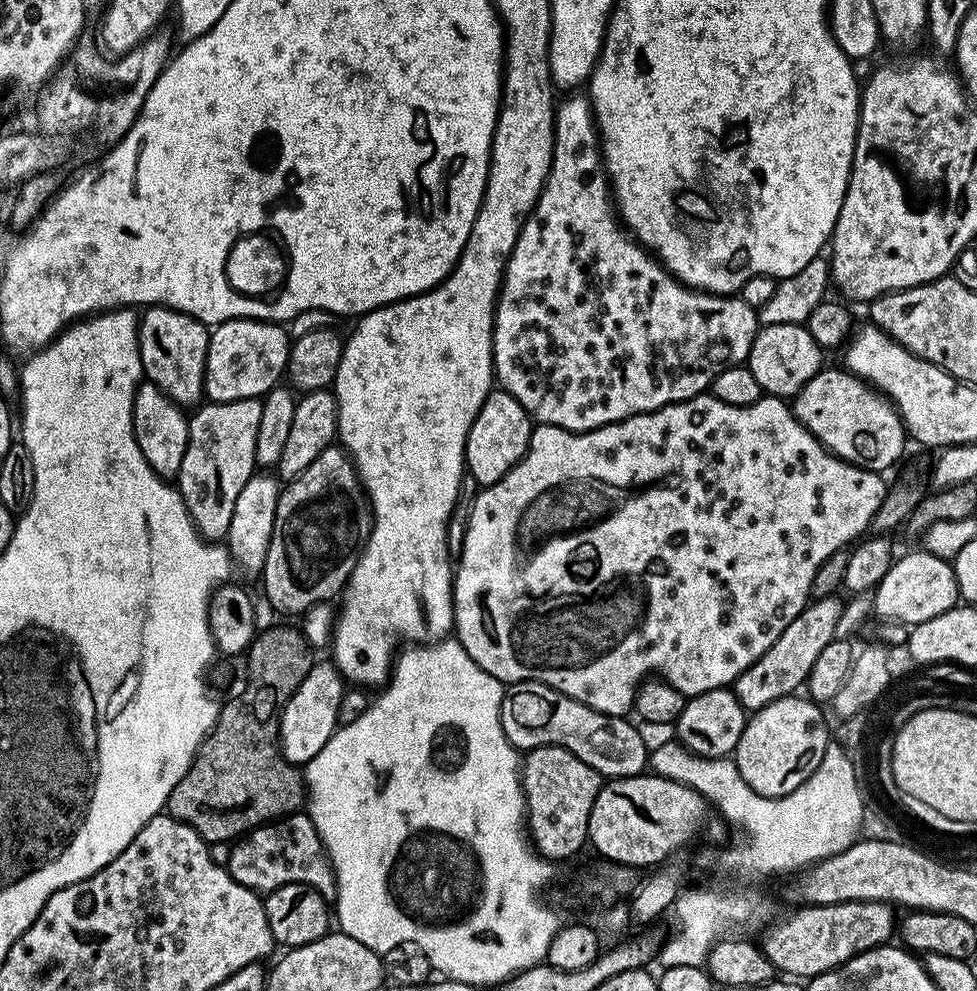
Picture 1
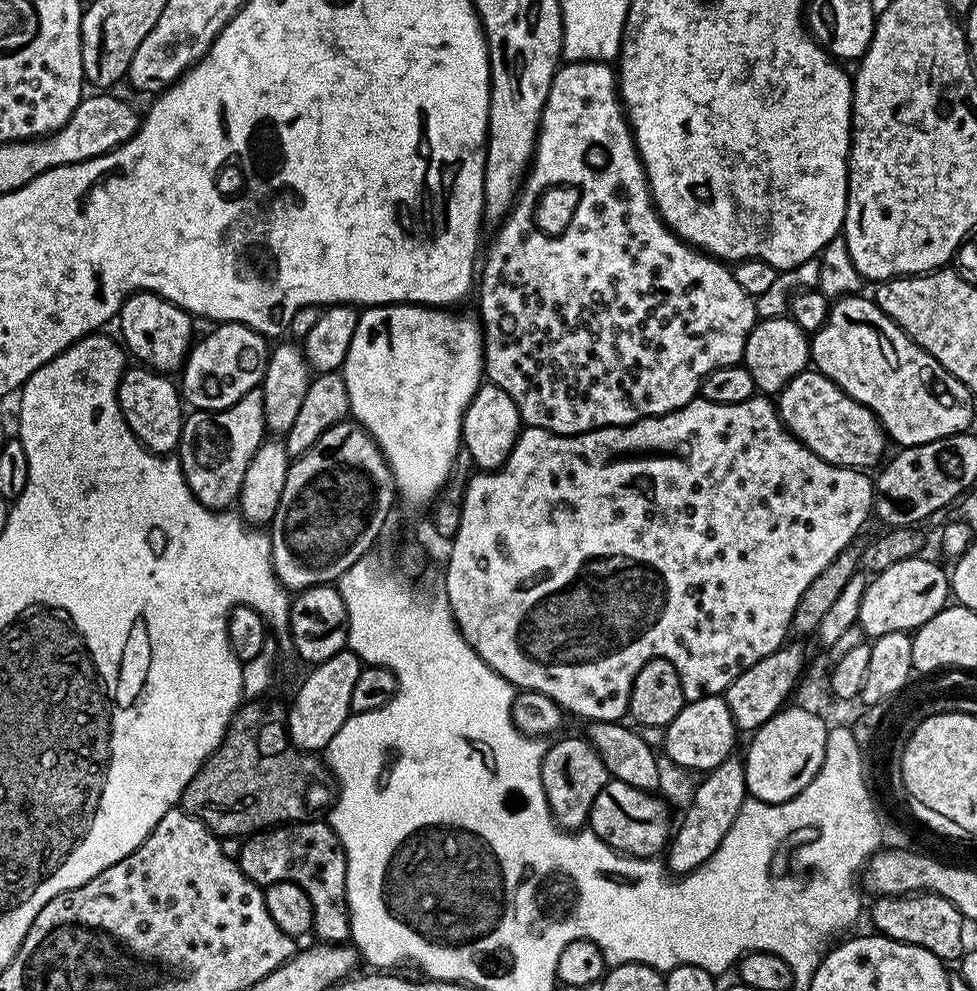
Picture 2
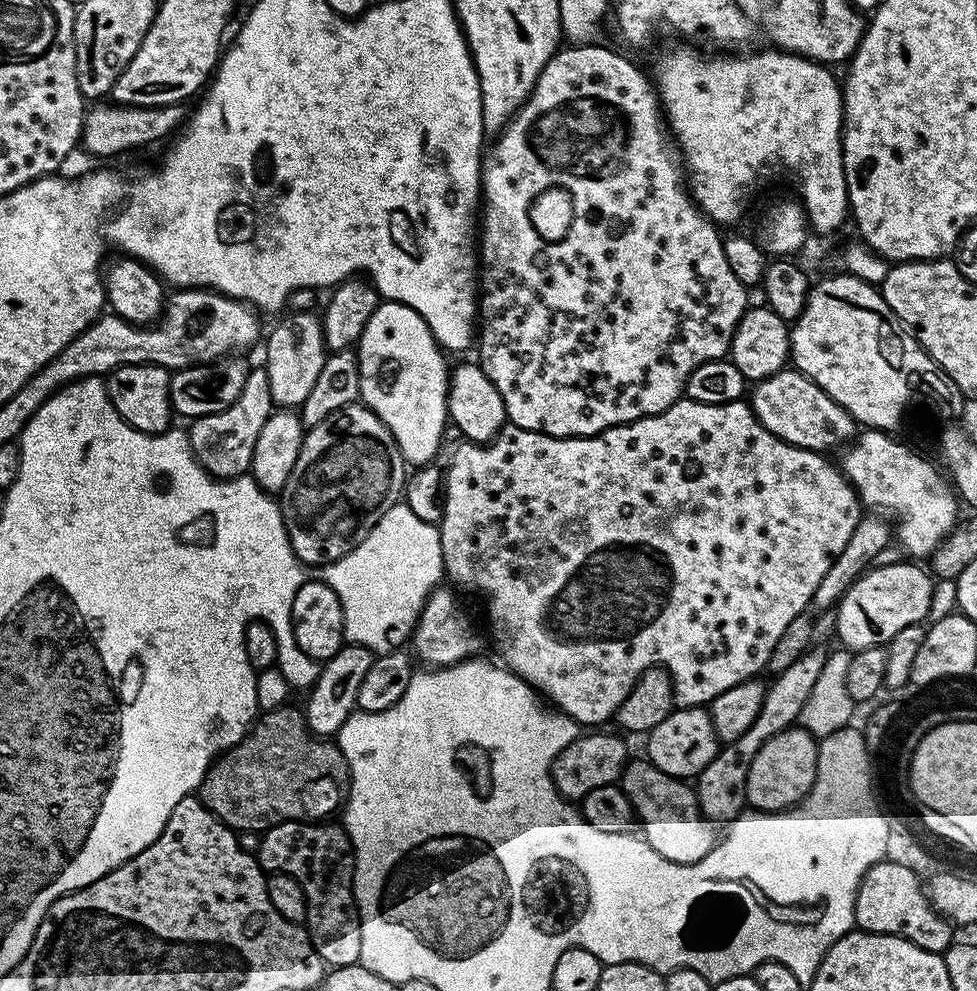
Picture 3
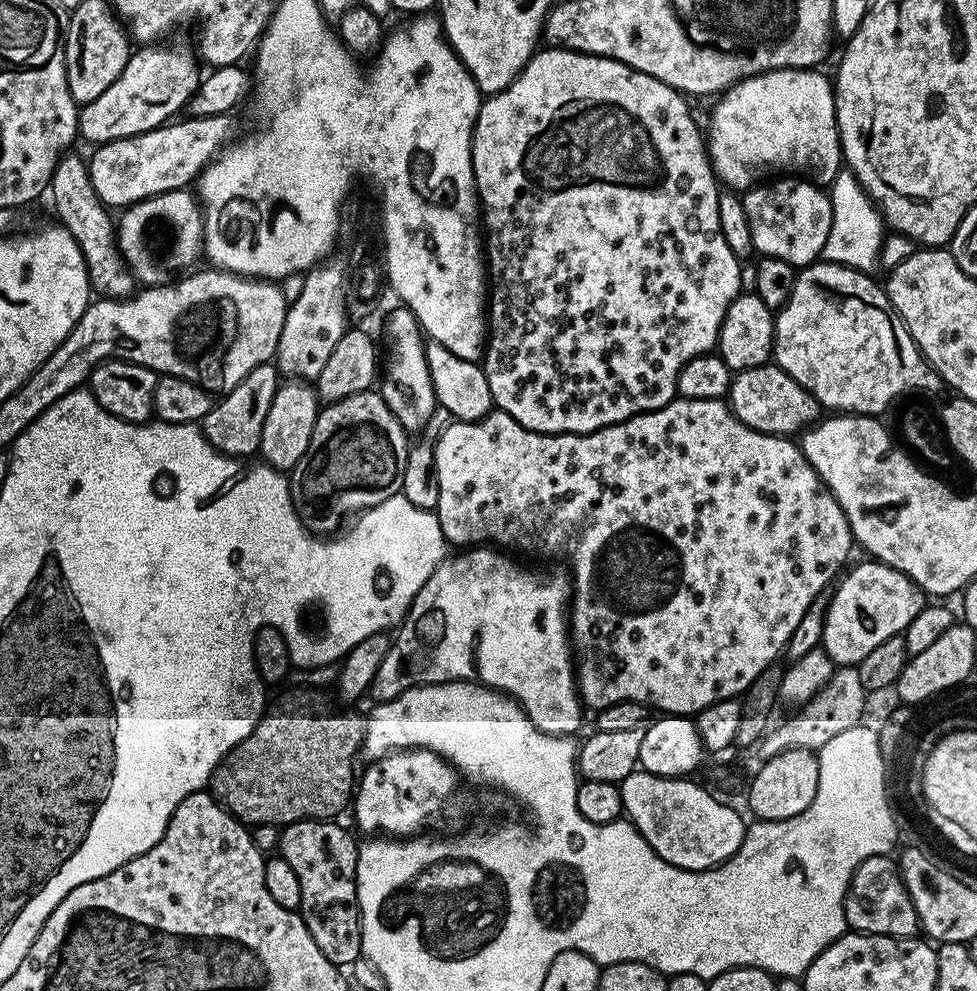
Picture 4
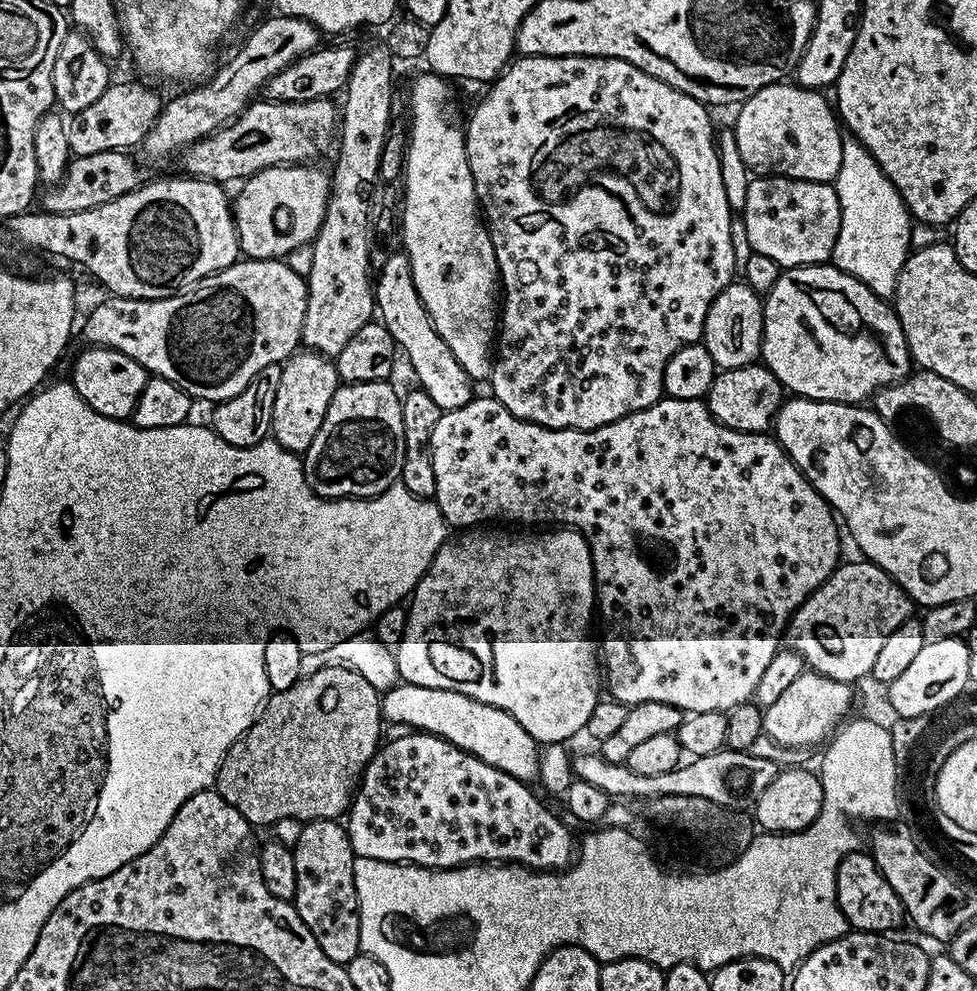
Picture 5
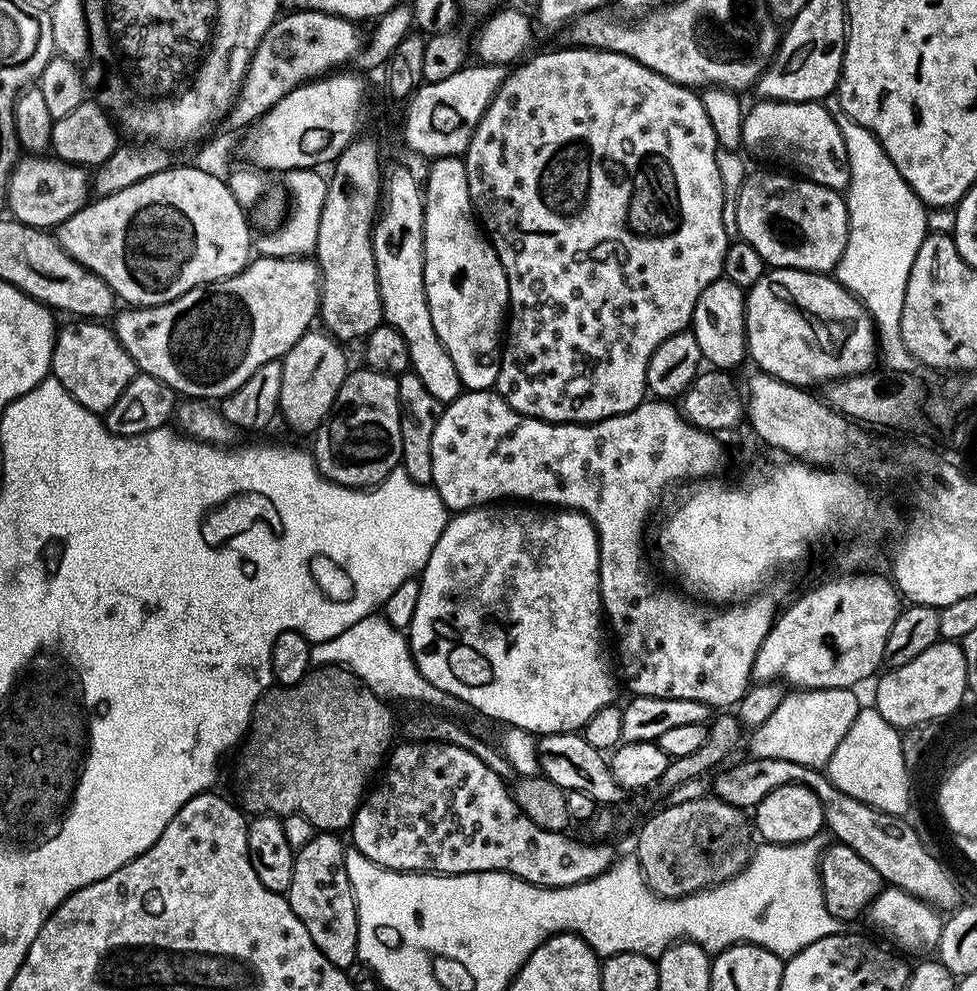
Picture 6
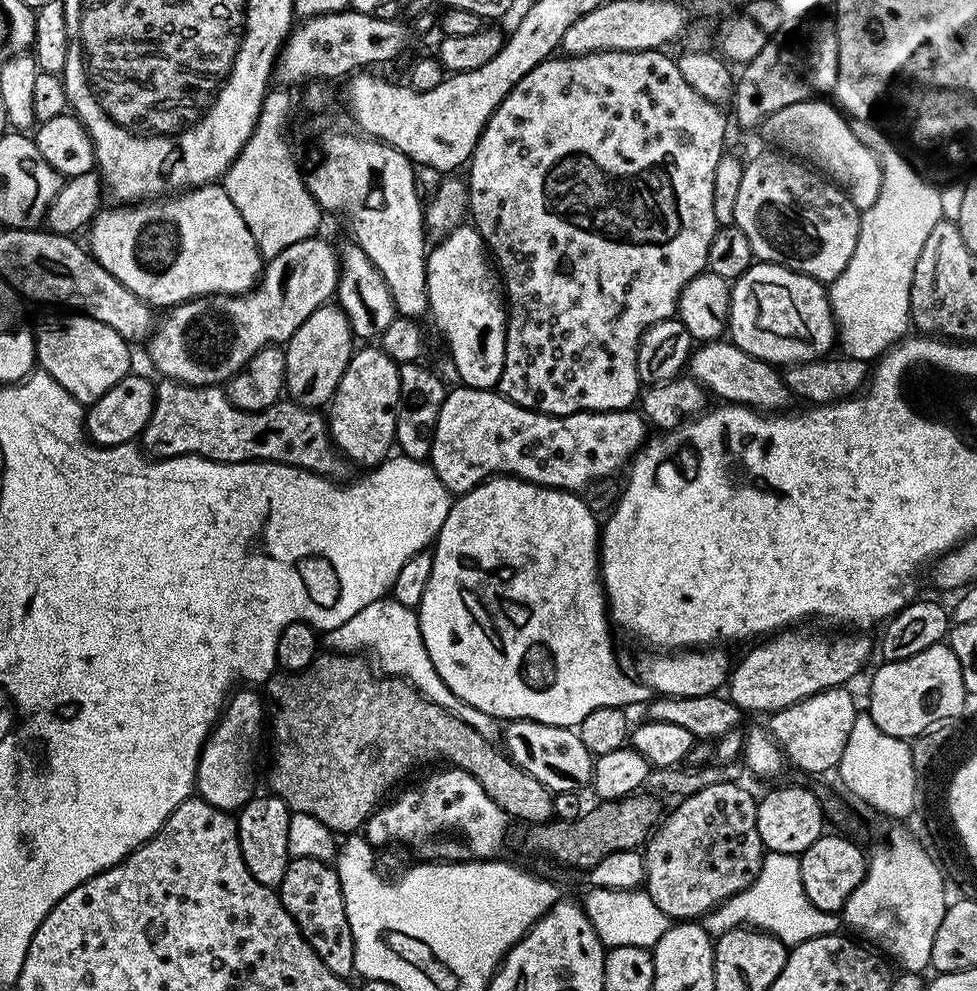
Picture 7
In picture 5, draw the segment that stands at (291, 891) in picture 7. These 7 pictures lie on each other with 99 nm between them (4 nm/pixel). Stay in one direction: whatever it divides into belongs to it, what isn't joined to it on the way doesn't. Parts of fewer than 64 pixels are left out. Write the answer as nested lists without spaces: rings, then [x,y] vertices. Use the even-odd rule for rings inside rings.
[[[309,820],[303,825],[301,837],[294,848],[294,870],[298,873],[295,906],[302,922],[314,934],[314,942],[322,946],[322,954],[335,964],[351,965],[356,955],[361,955],[360,947],[360,906],[355,890],[355,862],[357,855],[352,851],[352,843],[345,825],[336,820]]]

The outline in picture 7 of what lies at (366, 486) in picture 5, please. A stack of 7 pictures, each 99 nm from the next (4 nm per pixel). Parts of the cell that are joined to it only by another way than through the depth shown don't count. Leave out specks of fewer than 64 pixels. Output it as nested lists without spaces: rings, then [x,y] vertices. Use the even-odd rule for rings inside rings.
[[[379,346],[360,347],[353,351],[350,362],[338,382],[338,390],[334,390],[326,408],[326,419],[328,435],[332,437],[337,453],[345,461],[353,465],[361,464],[364,470],[371,470],[388,459],[396,442],[396,419],[400,409],[400,365],[394,363]]]

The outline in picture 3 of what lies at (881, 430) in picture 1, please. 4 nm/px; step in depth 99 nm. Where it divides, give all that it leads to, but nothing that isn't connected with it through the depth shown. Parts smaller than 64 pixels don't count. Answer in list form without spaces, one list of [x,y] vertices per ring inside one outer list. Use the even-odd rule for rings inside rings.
[[[785,370],[776,372],[773,376],[767,376],[764,380],[755,381],[750,397],[752,412],[778,439],[787,444],[793,444],[799,448],[805,448],[811,452],[821,454],[831,453],[831,448],[847,445],[857,435],[858,425],[852,419],[852,415],[826,390],[819,388],[810,378],[806,378],[801,372]]]

